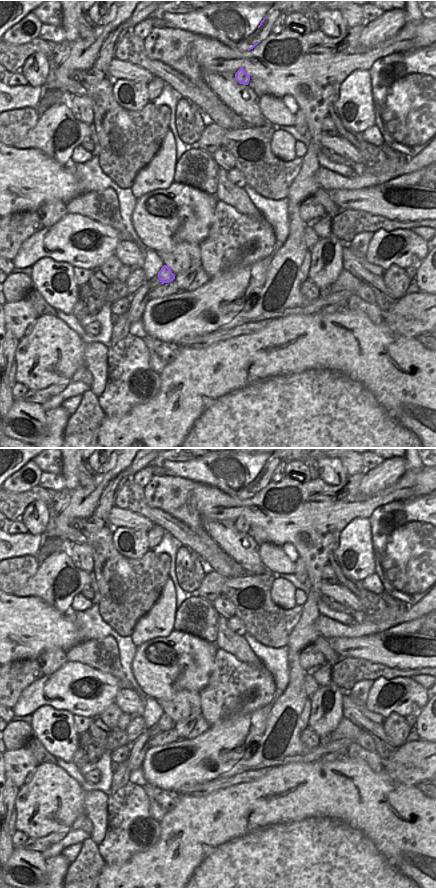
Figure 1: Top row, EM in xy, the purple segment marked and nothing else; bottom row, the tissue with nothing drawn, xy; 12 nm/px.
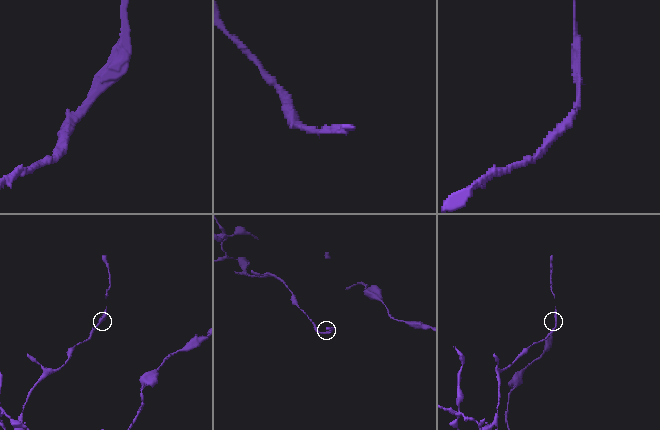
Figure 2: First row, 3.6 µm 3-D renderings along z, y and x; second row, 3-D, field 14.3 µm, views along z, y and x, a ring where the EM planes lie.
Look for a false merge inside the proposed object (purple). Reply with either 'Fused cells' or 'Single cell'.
Fused cells

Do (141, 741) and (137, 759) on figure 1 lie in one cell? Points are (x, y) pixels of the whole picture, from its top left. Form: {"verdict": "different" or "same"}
{"verdict": "same"}

